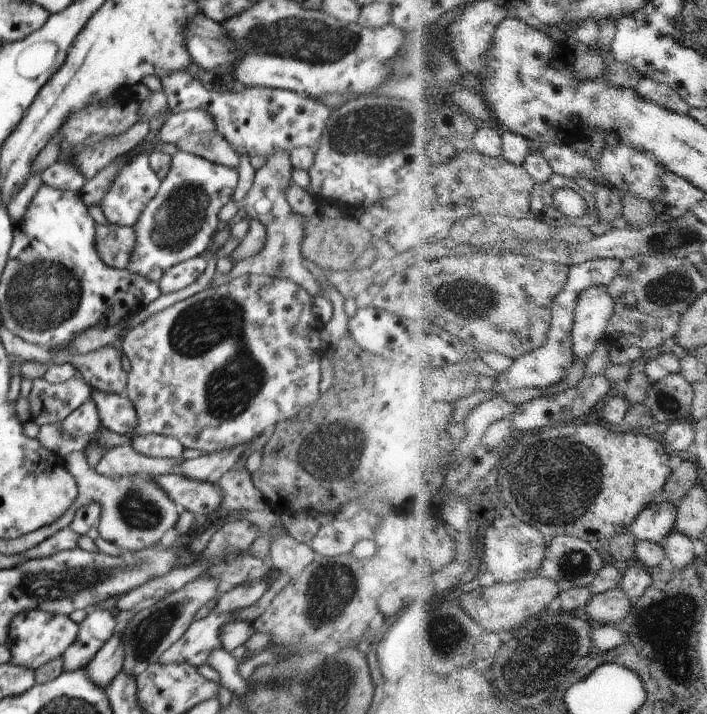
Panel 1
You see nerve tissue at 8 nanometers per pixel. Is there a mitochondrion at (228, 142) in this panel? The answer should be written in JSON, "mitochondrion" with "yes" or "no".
{"mitochondrion":"no"}

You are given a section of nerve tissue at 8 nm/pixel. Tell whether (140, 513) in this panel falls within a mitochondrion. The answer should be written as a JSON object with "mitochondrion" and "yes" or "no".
{"mitochondrion":"yes"}

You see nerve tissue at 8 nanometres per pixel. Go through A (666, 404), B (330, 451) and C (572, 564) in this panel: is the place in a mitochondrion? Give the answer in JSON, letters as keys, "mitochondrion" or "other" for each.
{"A":"mitochondrion","B":"mitochondrion","C":"mitochondrion"}

